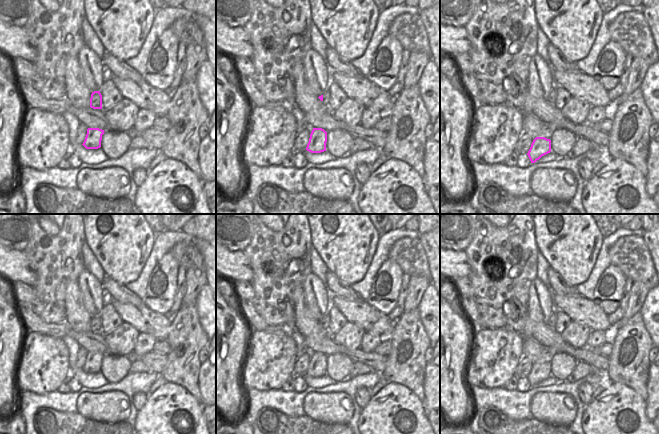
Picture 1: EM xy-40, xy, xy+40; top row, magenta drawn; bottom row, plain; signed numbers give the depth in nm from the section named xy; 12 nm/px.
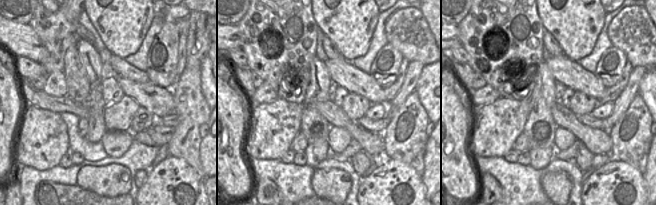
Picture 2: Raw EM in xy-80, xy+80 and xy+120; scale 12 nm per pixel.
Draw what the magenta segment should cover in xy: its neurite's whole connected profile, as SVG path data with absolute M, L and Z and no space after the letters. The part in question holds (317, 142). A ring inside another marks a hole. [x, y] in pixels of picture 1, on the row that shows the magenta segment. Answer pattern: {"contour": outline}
{"contour": "M313 128L306 150L311 153L326 151L327 132L322 128Z"}

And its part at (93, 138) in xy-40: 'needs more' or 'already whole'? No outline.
already whole

